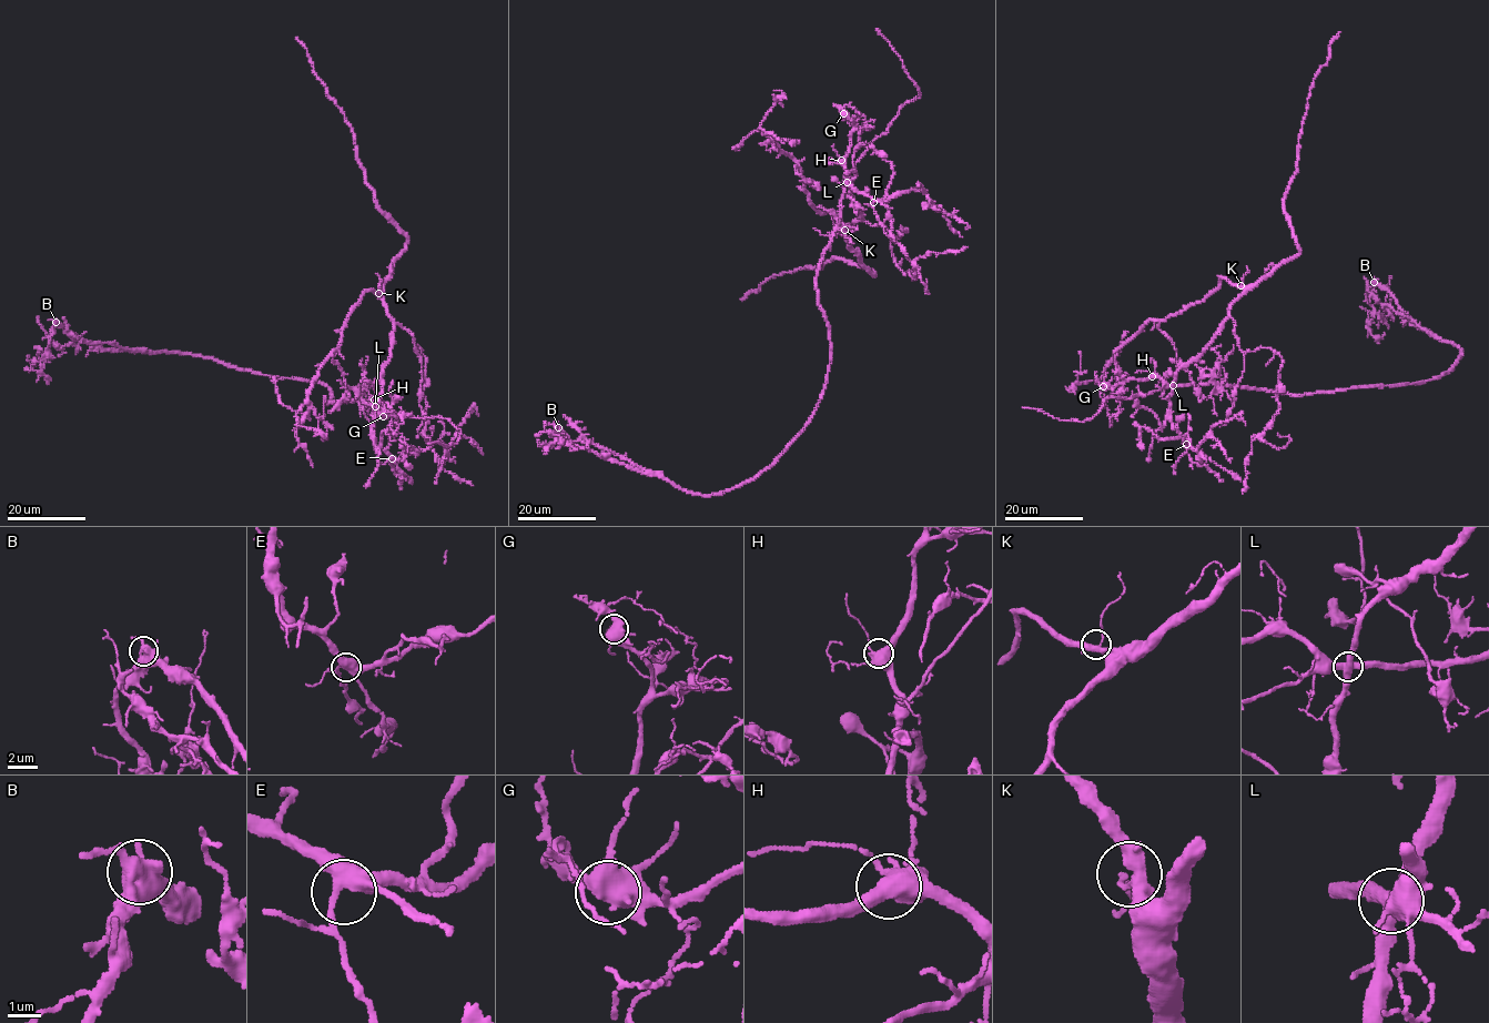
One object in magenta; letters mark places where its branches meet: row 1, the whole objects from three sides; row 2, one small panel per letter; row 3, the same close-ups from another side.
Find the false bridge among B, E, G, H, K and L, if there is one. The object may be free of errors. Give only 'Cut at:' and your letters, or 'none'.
Cut at: L

